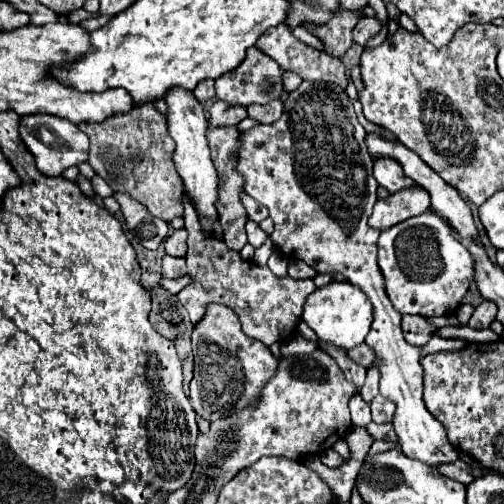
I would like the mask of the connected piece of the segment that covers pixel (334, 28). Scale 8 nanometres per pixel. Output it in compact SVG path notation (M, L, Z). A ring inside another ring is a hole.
M339 7L339 11L333 15L333 19L327 25L315 27L315 25L307 23L307 29L323 41L325 51L329 55L343 57L343 53L353 45L351 31L357 25L355 21L365 16L373 17L375 11L371 7L365 7L365 9L357 12L345 11L343 7Z

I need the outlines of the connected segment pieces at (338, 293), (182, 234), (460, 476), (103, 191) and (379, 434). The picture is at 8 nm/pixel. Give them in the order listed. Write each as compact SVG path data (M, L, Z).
M335 281L325 287L315 289L307 297L303 321L317 333L317 337L321 341L329 341L343 349L353 349L353 347L361 345L365 341L365 335L369 333L369 327L373 323L373 307L371 307L367 295L363 295L363 291L359 287L355 287L349 281L341 281L341 283Z
M179 229L179 231L173 231L173 235L169 235L165 239L165 253L171 255L171 257L185 257L187 253L187 231L185 229Z
M455 461L455 463L441 465L437 471L443 473L445 477L449 477L449 479L455 479L455 481L463 483L463 485L469 485L475 479L473 473L471 473L471 467L467 463L463 463L463 461Z
M95 175L91 183L93 183L93 189L95 189L95 193L97 193L99 197L105 199L105 197L113 197L113 195L115 195L115 191L113 191L113 189L111 189L99 175Z
M369 423L369 425L367 425L367 431L369 431L369 435L371 435L373 439L385 439L385 441L395 441L395 439L397 439L391 423L385 423L385 425Z

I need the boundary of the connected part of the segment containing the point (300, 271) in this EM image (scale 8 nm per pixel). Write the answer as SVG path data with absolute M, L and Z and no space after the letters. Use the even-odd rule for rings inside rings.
M293 261L289 265L289 277L293 279L313 279L315 277L315 271L307 265L307 263L301 263L301 261Z

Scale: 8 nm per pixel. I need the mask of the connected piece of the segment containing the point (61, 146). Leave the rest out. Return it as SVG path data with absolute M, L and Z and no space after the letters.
M27 115L21 117L21 137L27 149L35 155L37 169L47 175L61 175L65 169L87 161L89 157L89 139L79 127L67 119L59 119L53 115Z

